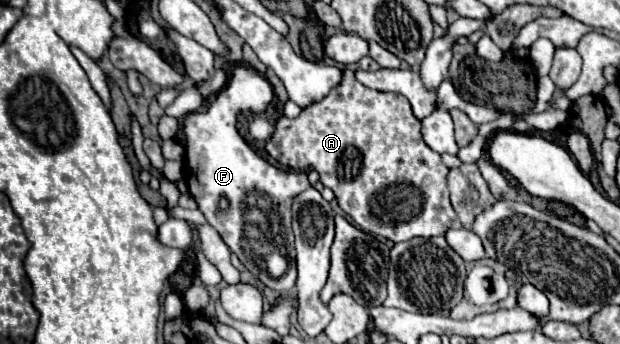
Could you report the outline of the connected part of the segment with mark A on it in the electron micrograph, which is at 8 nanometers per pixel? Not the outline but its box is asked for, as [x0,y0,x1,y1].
[266,70,462,242]

